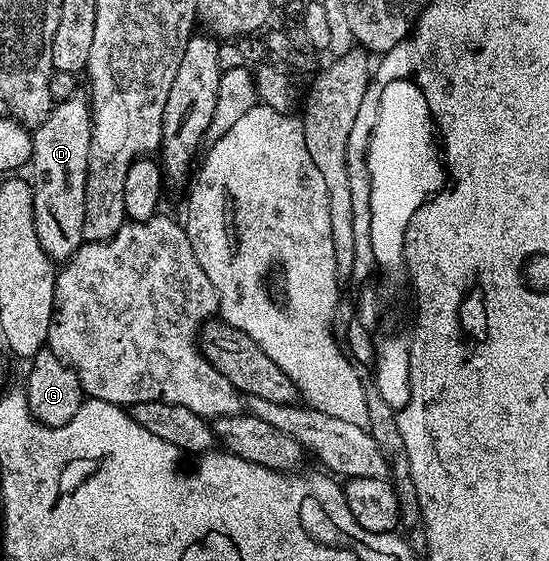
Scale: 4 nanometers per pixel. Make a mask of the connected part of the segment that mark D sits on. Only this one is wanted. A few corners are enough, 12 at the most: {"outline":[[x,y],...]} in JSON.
{"outline":[[90,99],[32,130],[34,227],[65,264],[83,244]]}

